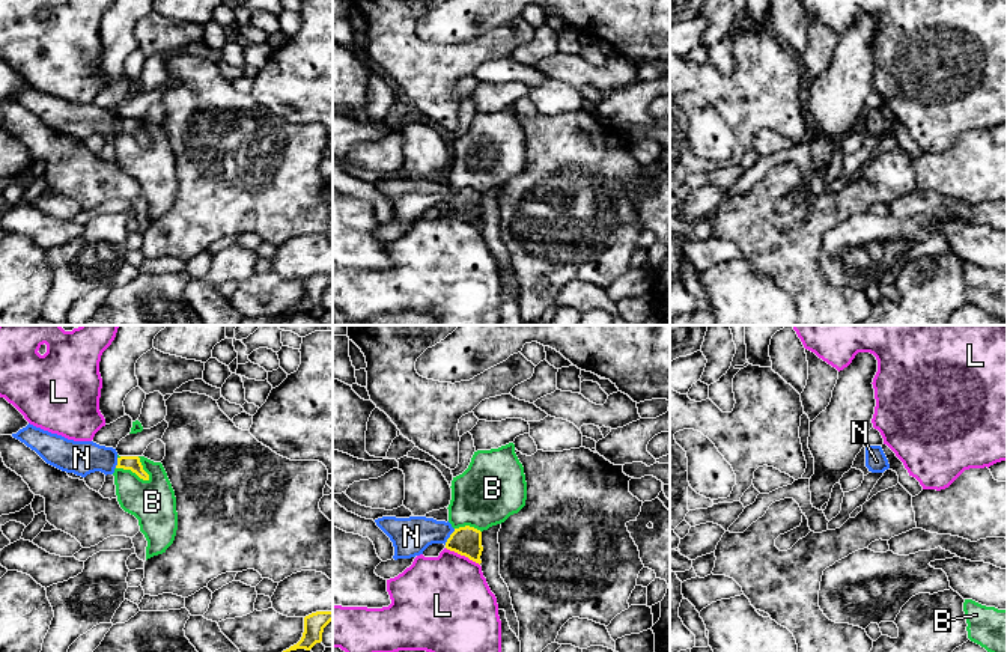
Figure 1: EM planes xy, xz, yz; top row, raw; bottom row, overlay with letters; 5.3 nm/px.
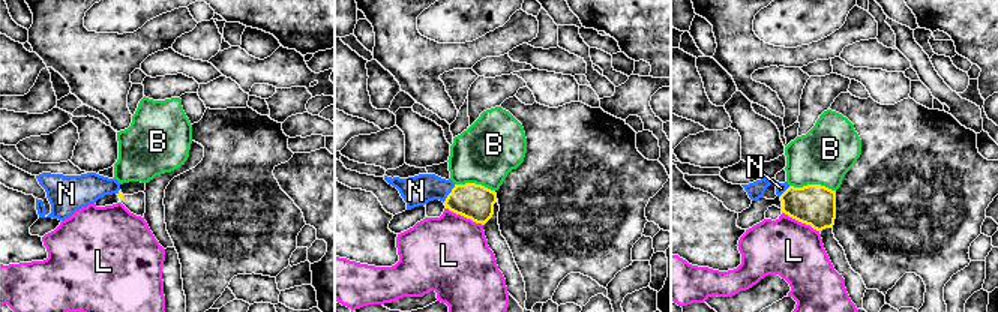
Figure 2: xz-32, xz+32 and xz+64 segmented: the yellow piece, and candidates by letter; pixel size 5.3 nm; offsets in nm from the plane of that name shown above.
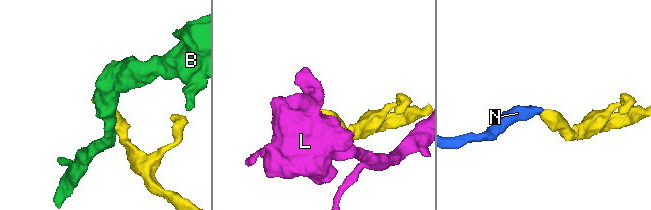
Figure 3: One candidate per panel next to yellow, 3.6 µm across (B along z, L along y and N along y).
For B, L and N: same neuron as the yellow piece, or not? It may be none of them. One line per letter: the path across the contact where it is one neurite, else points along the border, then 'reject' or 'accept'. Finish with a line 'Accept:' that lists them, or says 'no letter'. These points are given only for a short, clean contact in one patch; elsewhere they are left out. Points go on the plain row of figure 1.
B: reject
L: reject
N: runs through xz (467, 204), (450, 199), (411, 199); accept
Accept: N

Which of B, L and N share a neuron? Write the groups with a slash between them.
B / L / N

